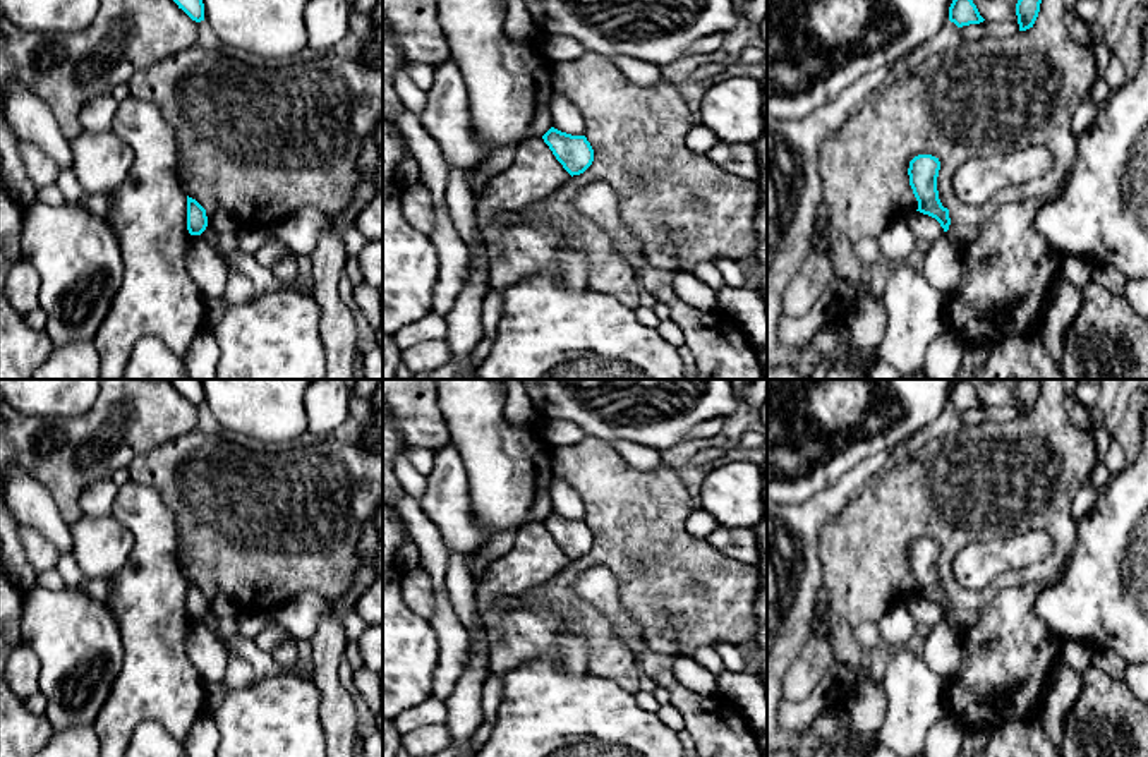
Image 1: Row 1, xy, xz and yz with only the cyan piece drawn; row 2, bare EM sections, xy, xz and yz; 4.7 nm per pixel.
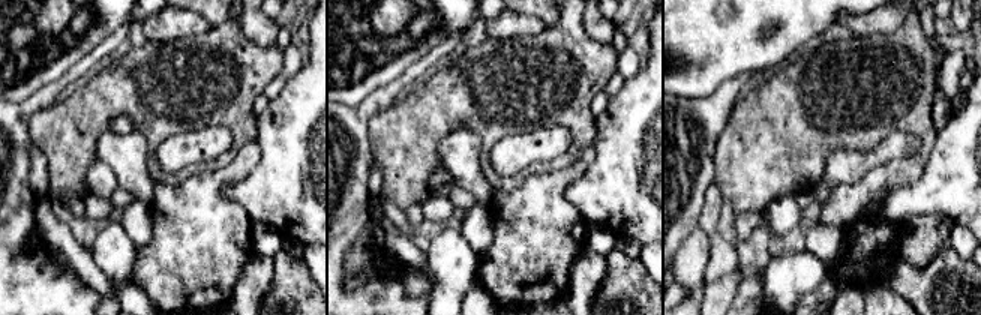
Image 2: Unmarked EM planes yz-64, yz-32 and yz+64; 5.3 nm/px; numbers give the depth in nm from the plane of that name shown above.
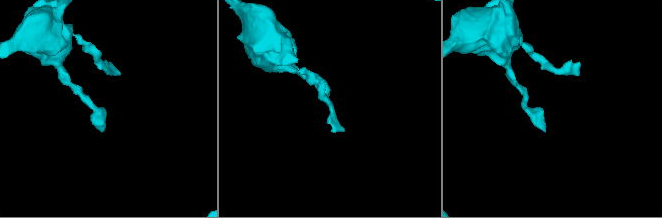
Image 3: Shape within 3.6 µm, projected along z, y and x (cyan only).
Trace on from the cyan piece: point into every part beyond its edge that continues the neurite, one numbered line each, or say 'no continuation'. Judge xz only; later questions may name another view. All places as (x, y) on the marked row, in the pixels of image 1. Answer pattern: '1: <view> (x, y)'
no continuation

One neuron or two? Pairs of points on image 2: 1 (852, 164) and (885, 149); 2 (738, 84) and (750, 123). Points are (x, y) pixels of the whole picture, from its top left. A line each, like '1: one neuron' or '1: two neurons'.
1: one neuron
2: two neurons

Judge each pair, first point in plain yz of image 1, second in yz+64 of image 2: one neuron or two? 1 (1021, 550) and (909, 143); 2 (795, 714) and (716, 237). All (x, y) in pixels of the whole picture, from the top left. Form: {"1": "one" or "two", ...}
{"1": "one", "2": "one"}

